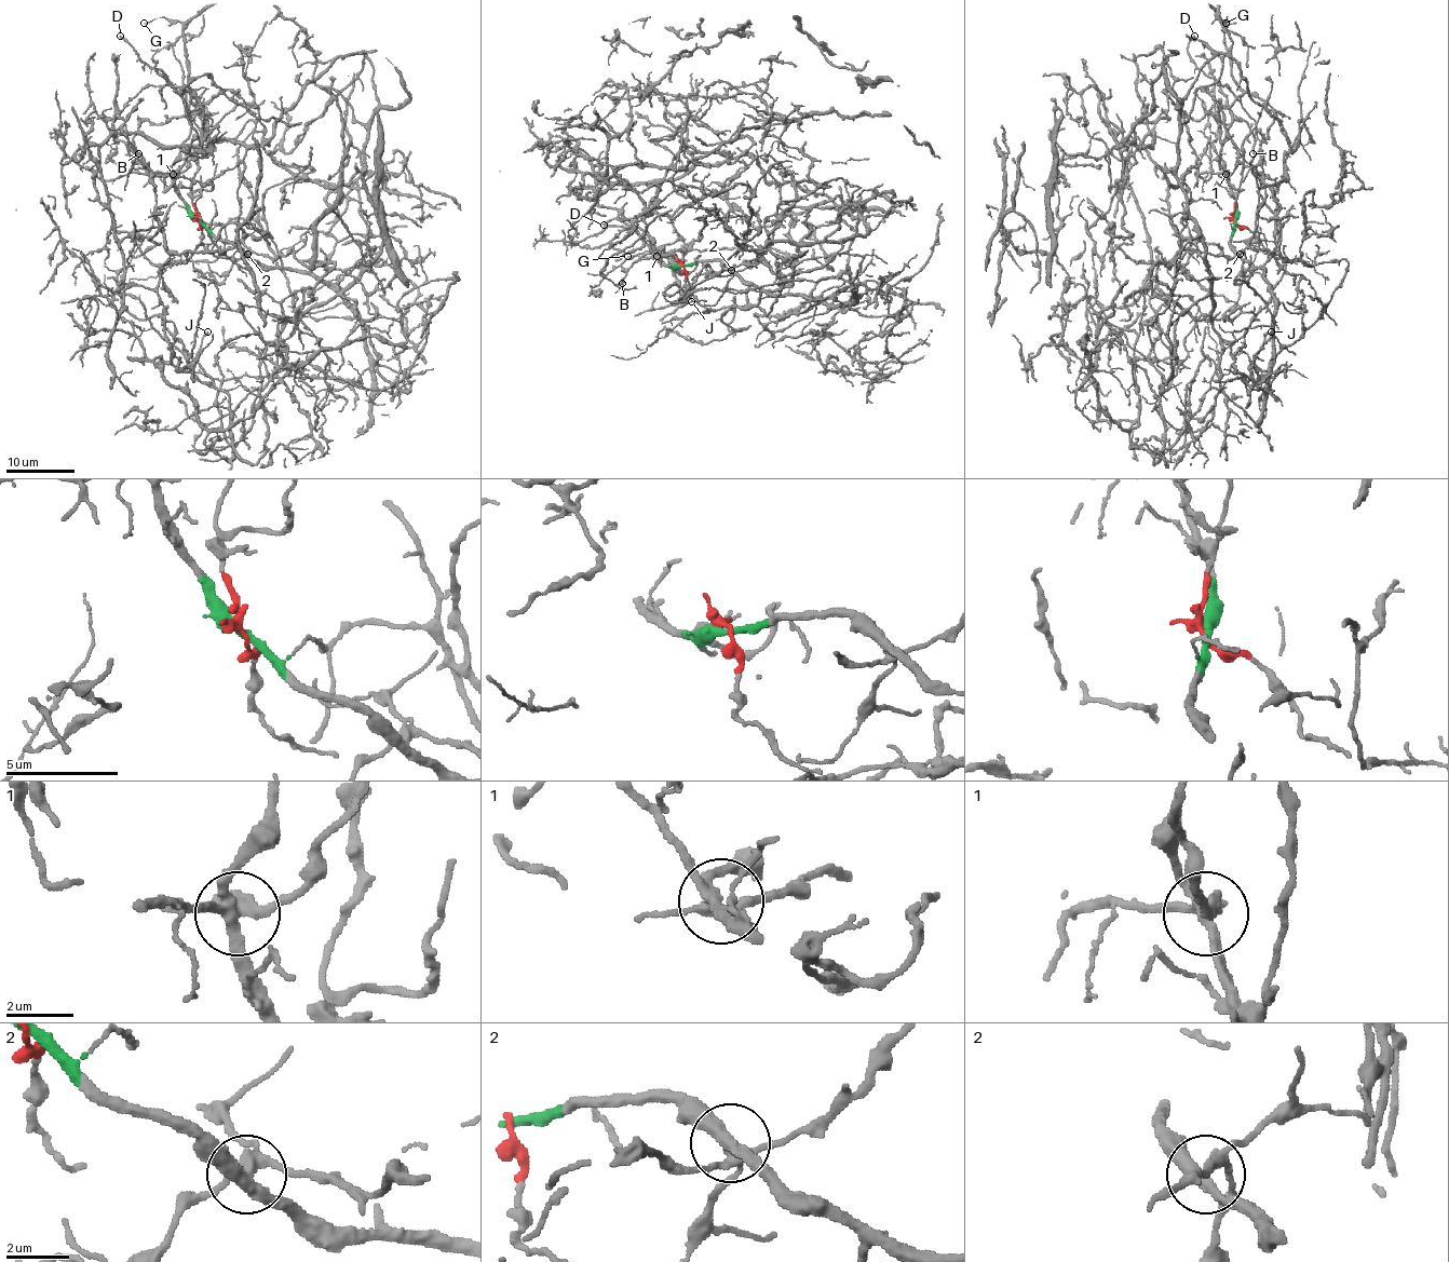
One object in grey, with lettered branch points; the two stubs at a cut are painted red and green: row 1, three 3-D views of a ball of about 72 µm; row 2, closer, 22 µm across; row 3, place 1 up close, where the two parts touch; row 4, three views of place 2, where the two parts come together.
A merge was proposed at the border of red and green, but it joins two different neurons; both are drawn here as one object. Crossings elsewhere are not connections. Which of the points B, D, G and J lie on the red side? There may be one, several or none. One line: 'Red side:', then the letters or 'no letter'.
Red side: B, G

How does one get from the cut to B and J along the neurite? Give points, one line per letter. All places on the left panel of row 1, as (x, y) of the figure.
B: (197, 220), (190, 185), (205, 109), (191, 93), (200, 110), (158, 124), (144, 121), (133, 136), (138, 153)
J: (197, 220), (262, 266), (323, 280), (361, 322), (382, 390), (309, 364), (222, 381), (181, 370), (207, 330)

